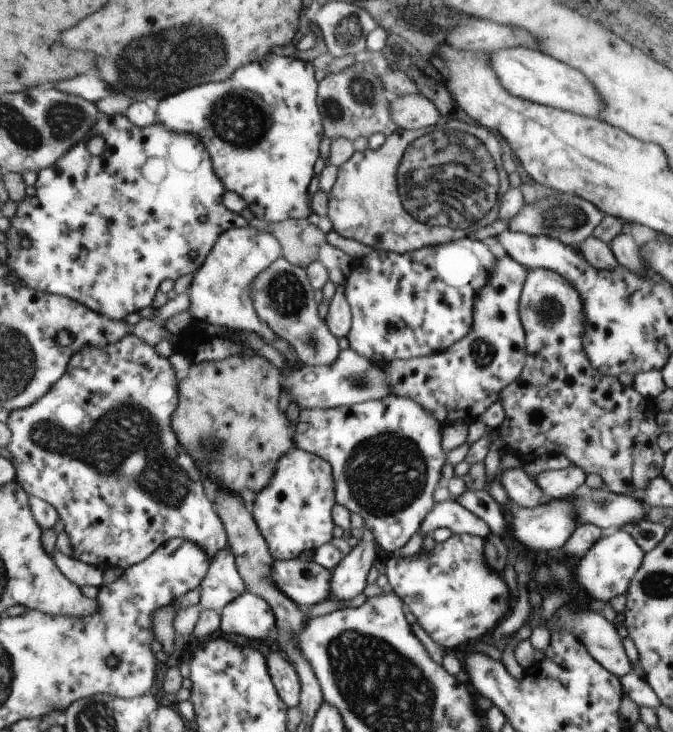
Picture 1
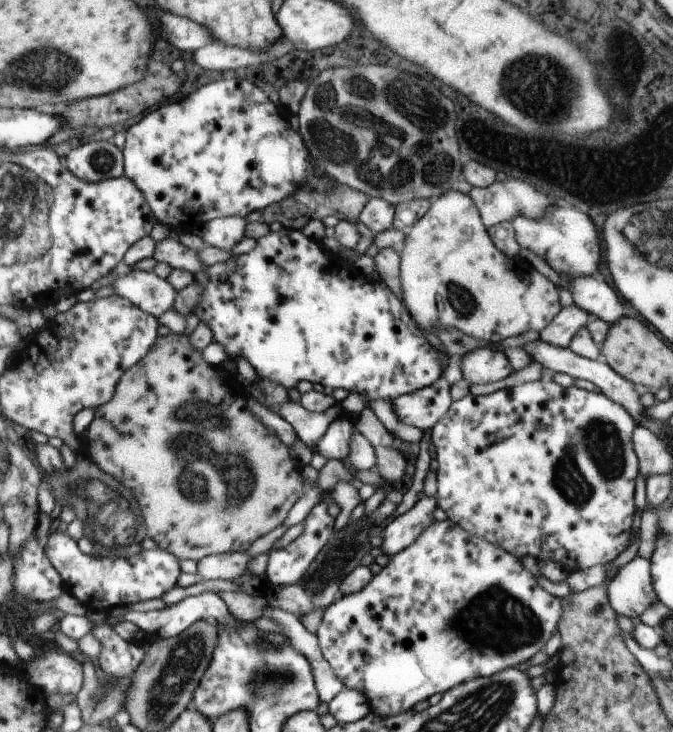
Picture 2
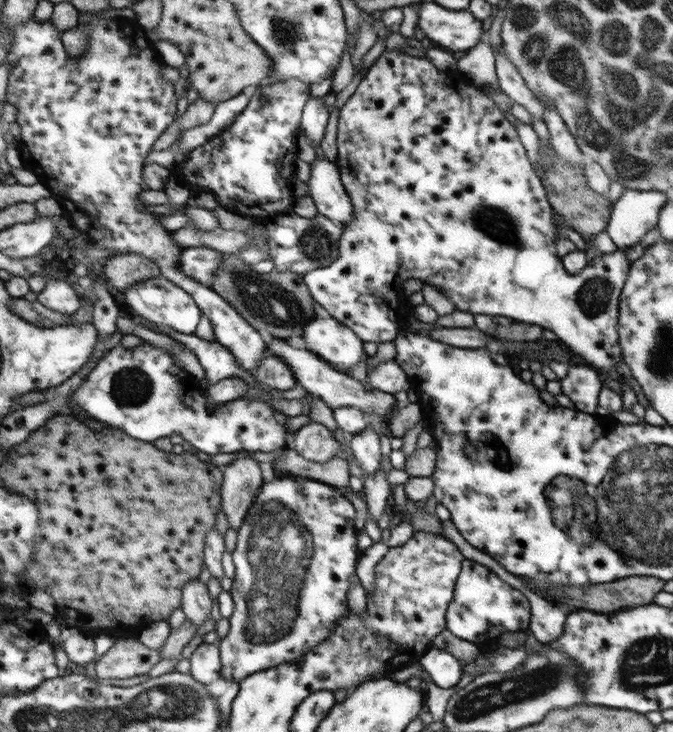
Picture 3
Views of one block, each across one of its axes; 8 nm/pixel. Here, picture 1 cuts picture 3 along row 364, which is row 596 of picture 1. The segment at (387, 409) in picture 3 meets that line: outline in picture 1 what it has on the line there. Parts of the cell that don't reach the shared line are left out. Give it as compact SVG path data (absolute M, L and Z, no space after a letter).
M276 560L273 570L276 585L302 608L330 598L332 573L314 560Z

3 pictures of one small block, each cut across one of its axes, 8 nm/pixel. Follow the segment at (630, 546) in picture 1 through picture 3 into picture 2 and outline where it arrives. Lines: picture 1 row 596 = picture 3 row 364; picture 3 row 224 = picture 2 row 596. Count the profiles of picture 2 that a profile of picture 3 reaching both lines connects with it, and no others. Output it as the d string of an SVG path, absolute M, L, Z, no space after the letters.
M433 521L413 541L413 544L390 558L391 561L378 574L371 576L362 589L343 595L327 606L323 610L317 630L323 658L341 681L343 687L358 690L365 695L371 713L383 716L399 714L411 709L416 702L427 700L435 692L441 694L448 691L451 686L456 687L461 682L467 682L471 678L488 677L495 675L499 670L503 671L504 668L524 663L535 652L544 648L545 642L554 634L561 619L561 609L564 608L561 598L555 597L553 592L546 592L545 588L541 588L541 584L537 584L537 575L533 576L533 572L529 572L529 568L525 568L525 564L521 564L521 560L517 560L516 556L510 552L505 552L497 545L462 529L453 521Z

